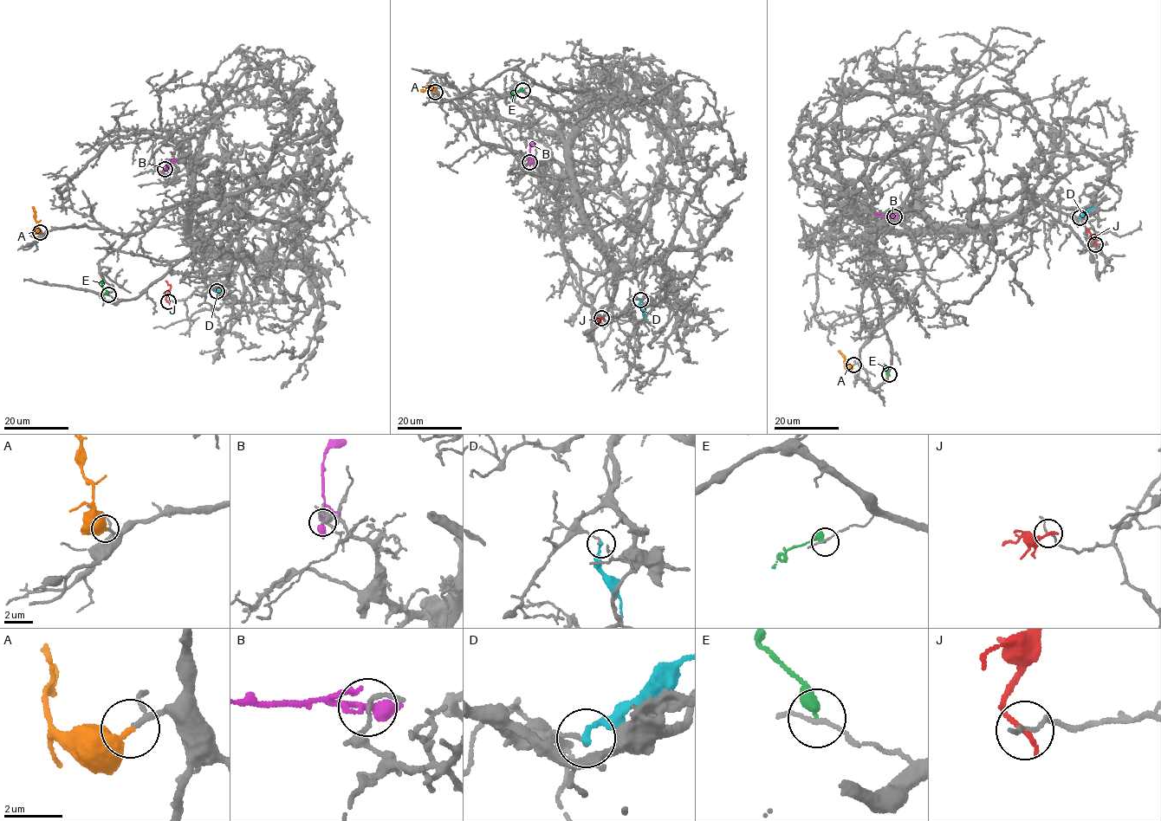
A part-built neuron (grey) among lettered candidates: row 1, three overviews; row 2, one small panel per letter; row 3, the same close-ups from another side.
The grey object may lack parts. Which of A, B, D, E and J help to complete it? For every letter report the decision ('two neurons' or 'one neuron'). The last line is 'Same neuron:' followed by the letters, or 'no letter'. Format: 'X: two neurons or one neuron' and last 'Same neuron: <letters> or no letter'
A: one neuron
B: two neurons
D: two neurons
E: two neurons
J: two neurons
Same neuron: A

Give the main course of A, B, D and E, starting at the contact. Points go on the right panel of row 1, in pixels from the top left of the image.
A: (853, 365), (844, 364), (844, 355), (839, 350)
B: (895, 216), (878, 216), (876, 211)
D: (1079, 216), (1095, 206)
E: (889, 374), (884, 364)

